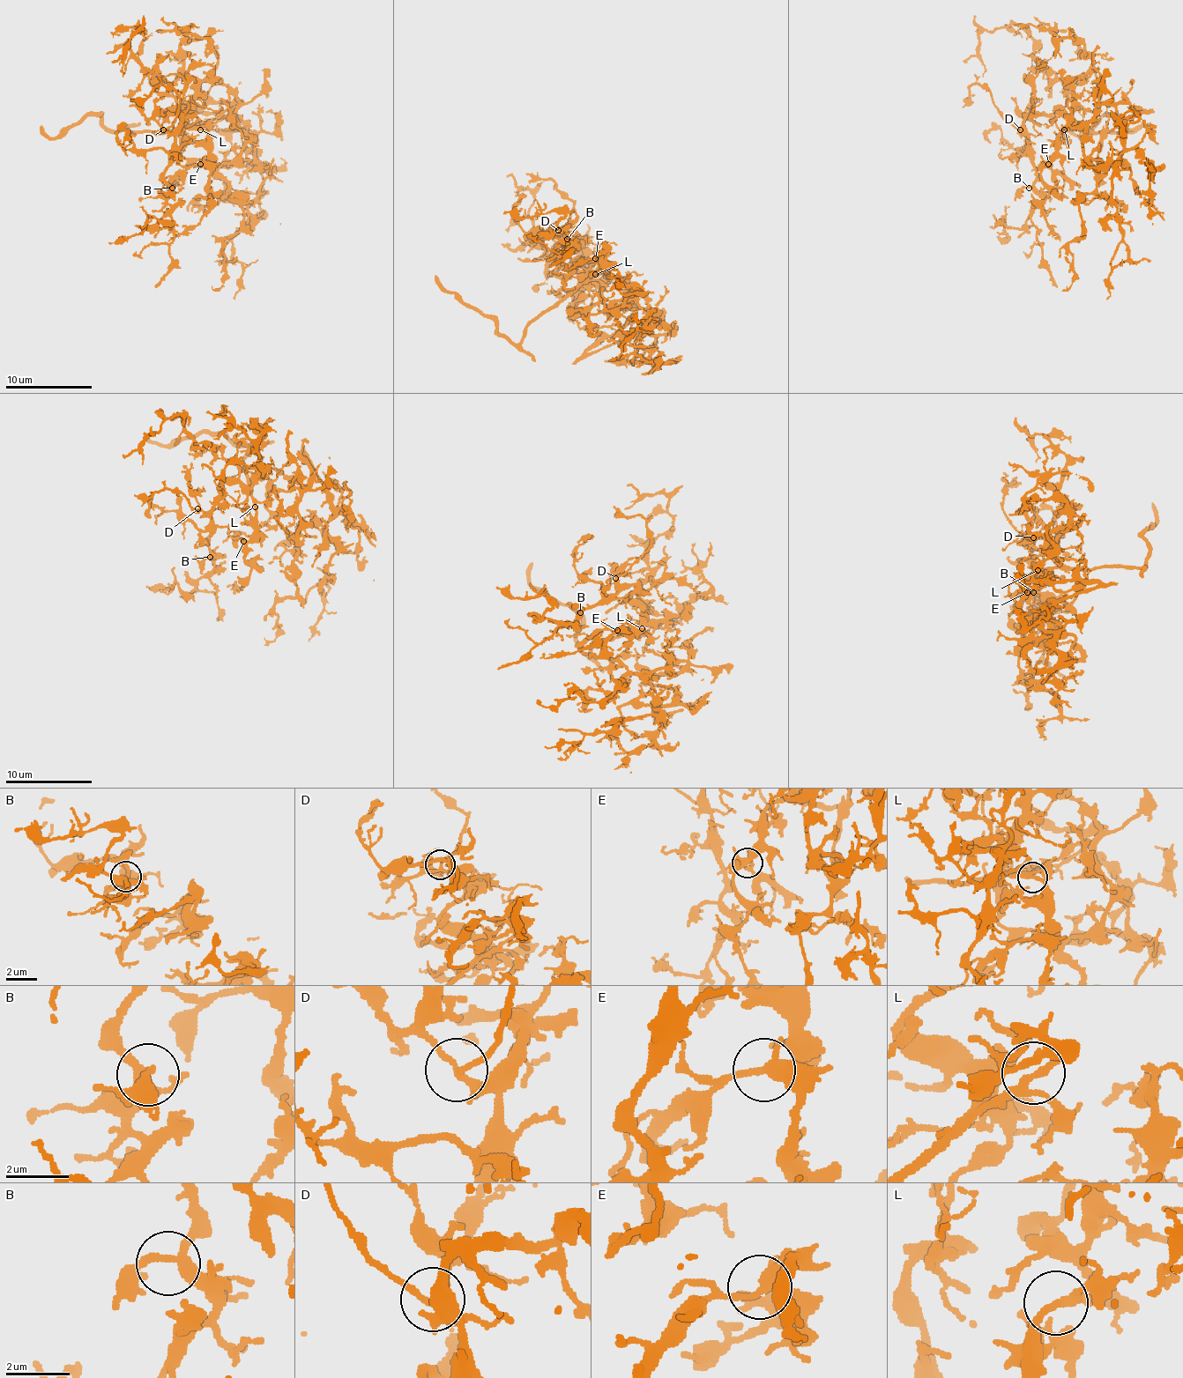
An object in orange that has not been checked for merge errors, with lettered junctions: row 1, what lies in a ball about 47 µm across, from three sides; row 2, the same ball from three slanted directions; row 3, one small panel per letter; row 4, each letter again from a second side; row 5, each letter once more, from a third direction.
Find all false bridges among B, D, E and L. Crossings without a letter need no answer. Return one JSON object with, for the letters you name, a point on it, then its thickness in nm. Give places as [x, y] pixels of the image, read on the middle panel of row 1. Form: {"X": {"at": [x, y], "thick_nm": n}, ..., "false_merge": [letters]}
{"false_merge": []}

